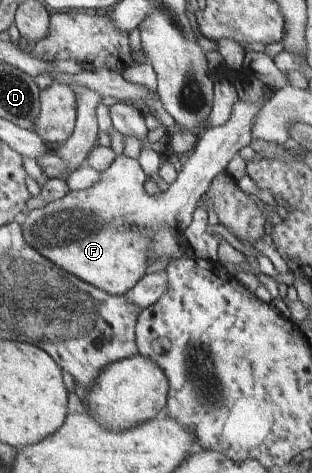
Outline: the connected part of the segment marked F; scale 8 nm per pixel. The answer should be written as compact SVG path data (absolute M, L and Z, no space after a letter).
M268 86L268 89L269 94L265 102L238 101L227 124L219 128L206 128L200 133L194 151L185 155L177 180L170 185L168 191L157 196L147 194L147 190L143 190L143 181L148 175L143 170L139 159L118 156L109 170L102 171L103 176L95 186L85 190L69 190L62 199L33 208L26 216L21 217L21 228L27 244L31 244L53 264L69 270L77 278L104 290L107 294L125 295L125 292L129 292L147 274L147 268L151 263L149 248L151 248L151 242L155 242L155 236L161 234L161 230L185 232L193 222L193 214L199 201L209 192L213 179L226 172L229 162L241 148L251 145L255 118L278 91L275 86Z

